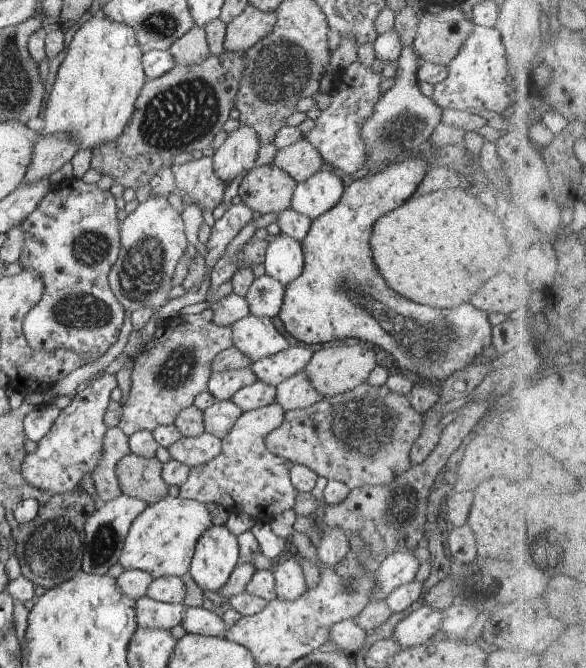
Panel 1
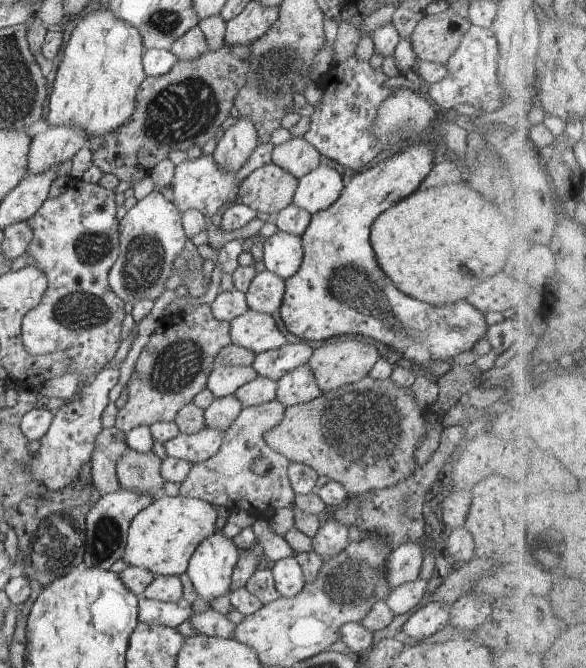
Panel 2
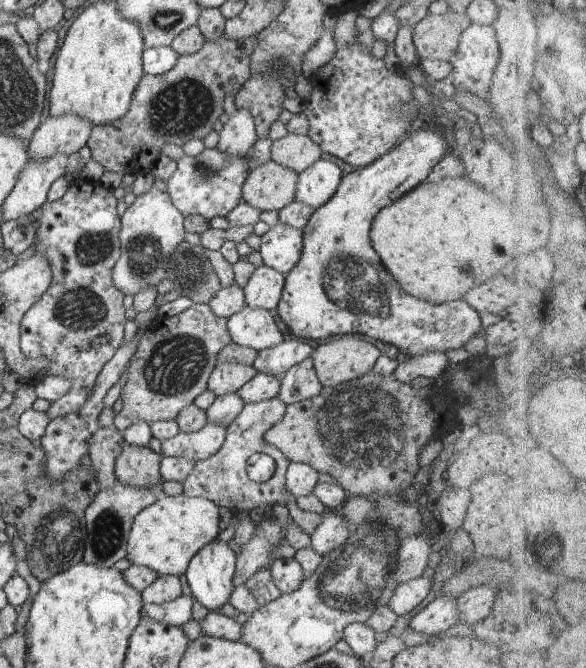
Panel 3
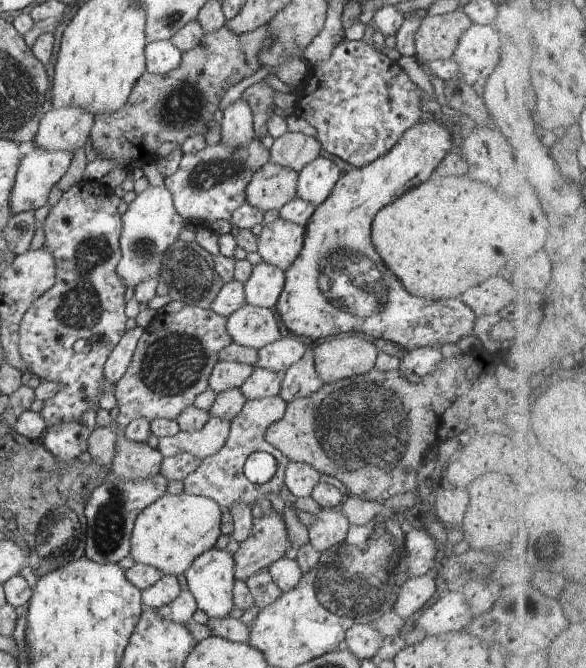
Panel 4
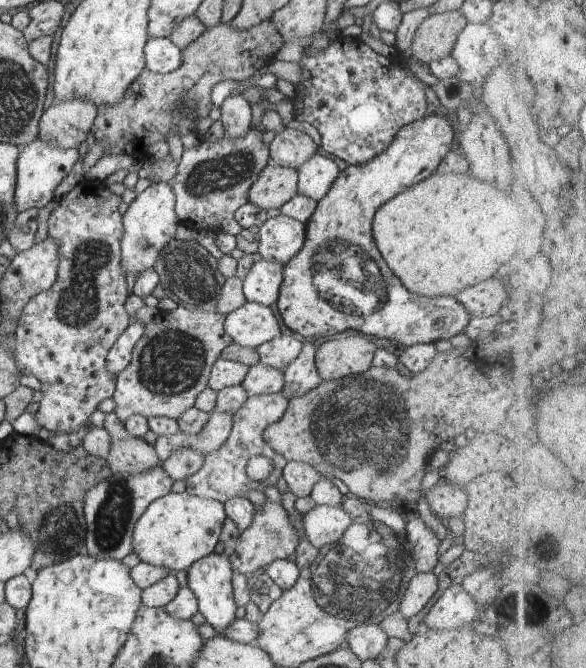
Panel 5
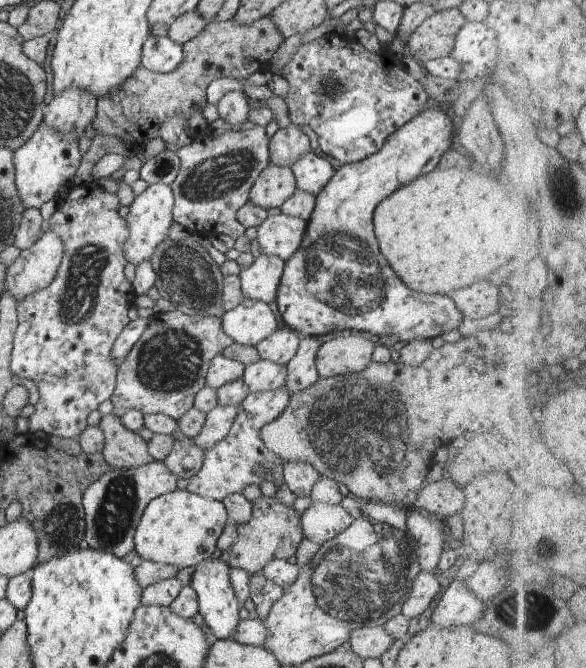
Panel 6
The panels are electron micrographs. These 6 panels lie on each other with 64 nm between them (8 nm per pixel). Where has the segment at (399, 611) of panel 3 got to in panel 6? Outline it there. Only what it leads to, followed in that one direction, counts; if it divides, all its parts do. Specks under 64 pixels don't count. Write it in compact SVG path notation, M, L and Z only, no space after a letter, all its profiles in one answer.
M420 571L414 578L414 584L410 588L406 602L402 604L401 612L407 619L420 616L432 604L438 592L440 592L438 573Z

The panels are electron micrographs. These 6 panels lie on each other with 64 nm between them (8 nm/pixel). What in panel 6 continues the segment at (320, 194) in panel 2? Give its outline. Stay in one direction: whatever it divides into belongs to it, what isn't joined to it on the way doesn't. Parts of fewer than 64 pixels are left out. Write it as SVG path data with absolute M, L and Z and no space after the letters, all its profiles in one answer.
M314 151L304 153L292 166L297 189L316 196L334 176L334 169L326 158L320 158Z

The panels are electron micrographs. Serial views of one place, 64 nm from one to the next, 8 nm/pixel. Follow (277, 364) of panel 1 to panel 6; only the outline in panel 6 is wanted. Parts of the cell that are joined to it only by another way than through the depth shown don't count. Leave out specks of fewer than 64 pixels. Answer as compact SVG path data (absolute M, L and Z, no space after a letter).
M290 328L277 329L255 346L261 359L286 366L296 355L301 337Z

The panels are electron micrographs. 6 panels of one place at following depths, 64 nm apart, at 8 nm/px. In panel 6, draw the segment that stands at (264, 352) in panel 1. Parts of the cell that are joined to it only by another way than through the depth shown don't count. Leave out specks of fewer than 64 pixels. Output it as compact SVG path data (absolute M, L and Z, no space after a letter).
M244 297L243 302L238 307L226 311L221 317L221 328L233 343L255 347L278 329L278 322L276 322L276 316L268 303Z

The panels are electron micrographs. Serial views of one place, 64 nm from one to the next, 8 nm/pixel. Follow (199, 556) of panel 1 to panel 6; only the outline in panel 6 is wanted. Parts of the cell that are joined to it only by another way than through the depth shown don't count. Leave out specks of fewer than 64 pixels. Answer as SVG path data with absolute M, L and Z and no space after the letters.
M207 559L199 563L192 576L191 588L196 592L199 613L217 639L233 639L236 628L241 622L242 604L235 596L229 580L230 566L219 559Z

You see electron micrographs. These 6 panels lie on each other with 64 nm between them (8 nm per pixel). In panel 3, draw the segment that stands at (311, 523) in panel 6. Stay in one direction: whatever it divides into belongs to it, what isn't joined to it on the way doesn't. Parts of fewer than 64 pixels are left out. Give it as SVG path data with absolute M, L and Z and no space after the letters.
M325 511L320 517L320 524L311 534L311 547L314 552L326 556L326 552L332 552L338 547L344 546L349 540L348 523L341 512Z

